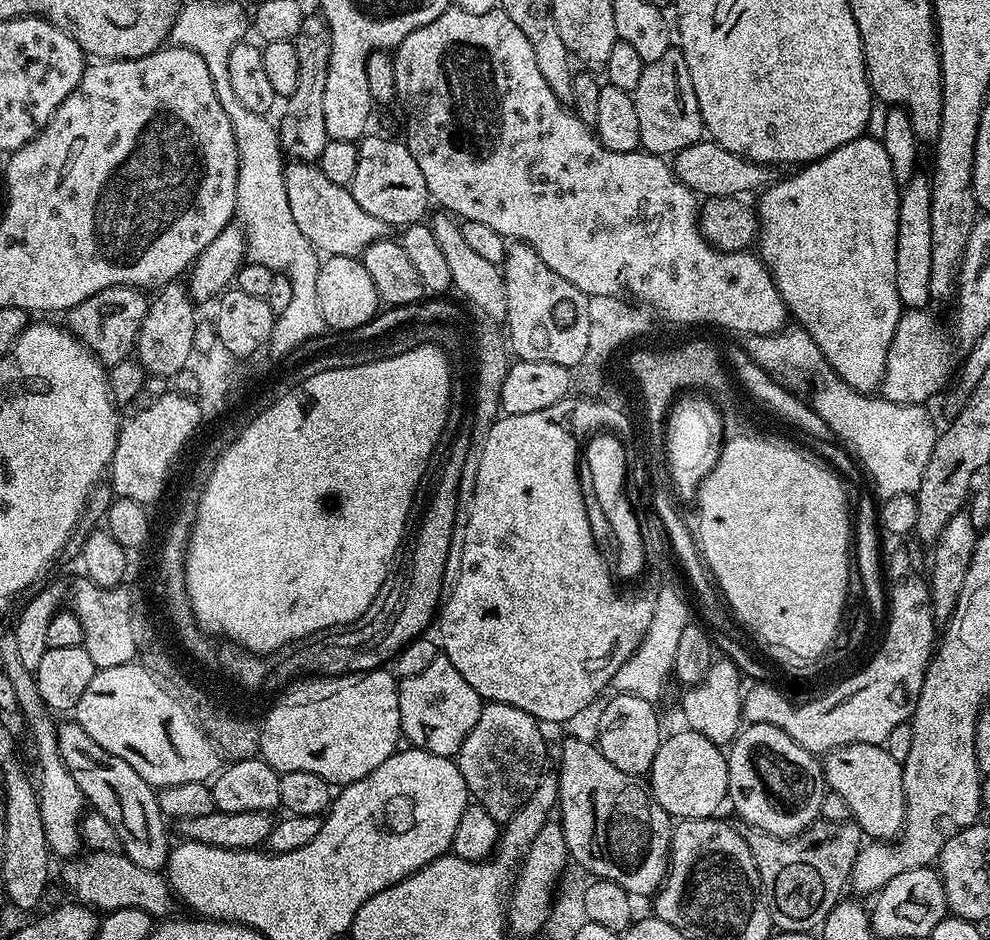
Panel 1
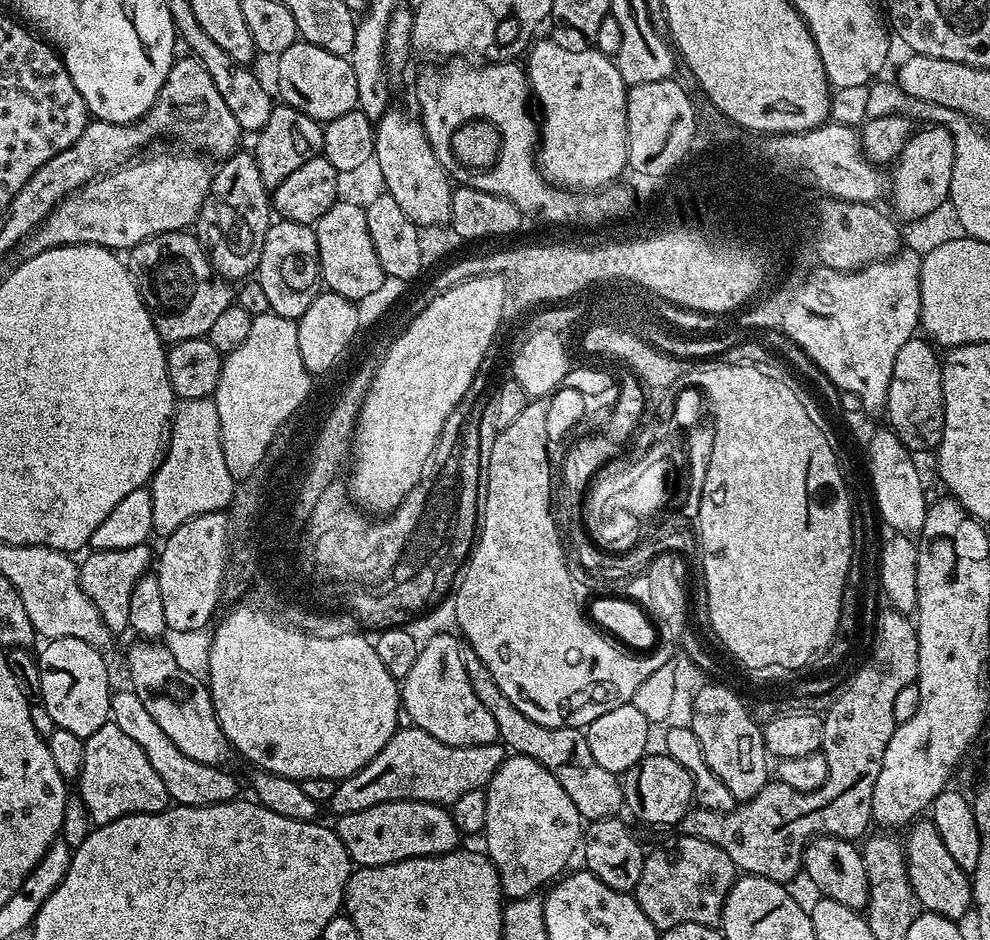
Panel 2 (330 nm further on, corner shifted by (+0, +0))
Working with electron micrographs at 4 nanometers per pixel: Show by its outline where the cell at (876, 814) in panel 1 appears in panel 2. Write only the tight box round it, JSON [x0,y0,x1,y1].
[903,818,973,921]

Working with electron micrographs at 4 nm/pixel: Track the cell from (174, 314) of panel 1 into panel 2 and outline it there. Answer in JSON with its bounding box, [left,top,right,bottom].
[194,152,272,282]

